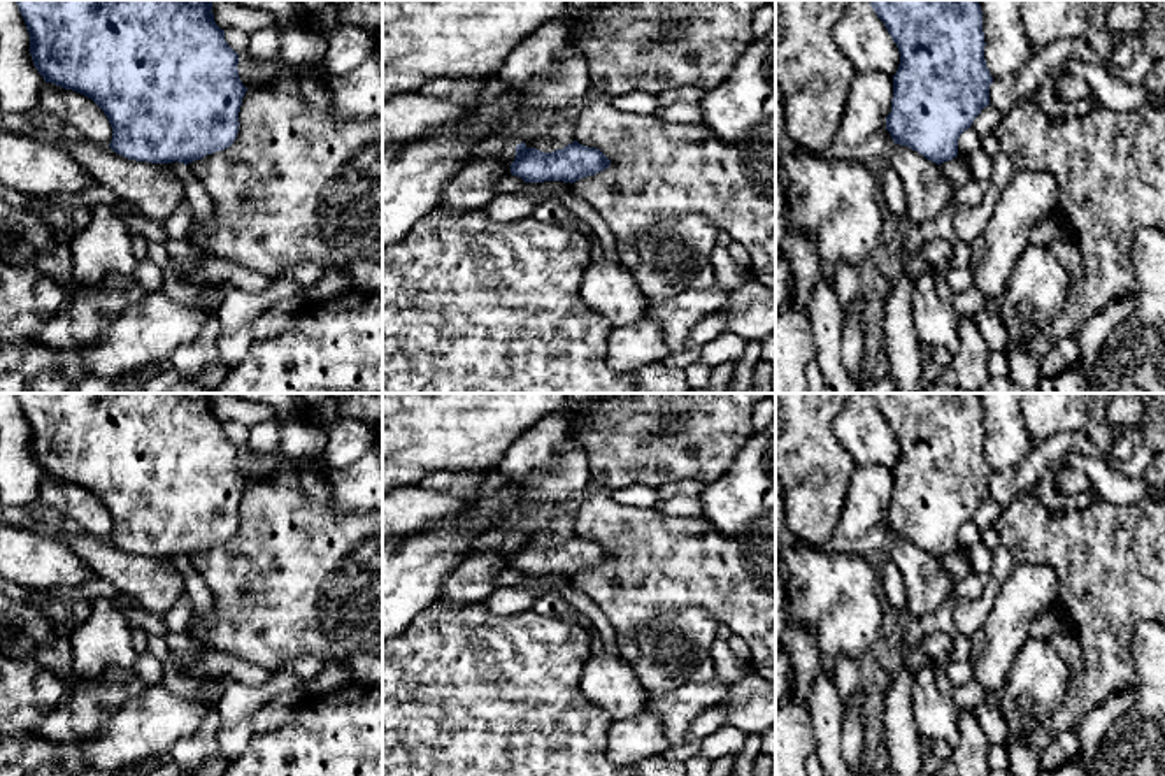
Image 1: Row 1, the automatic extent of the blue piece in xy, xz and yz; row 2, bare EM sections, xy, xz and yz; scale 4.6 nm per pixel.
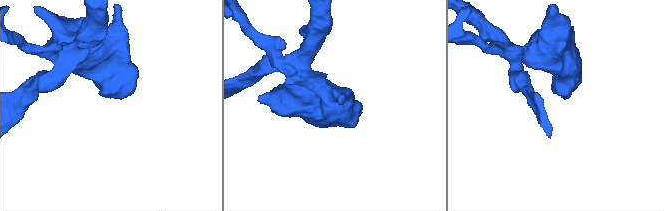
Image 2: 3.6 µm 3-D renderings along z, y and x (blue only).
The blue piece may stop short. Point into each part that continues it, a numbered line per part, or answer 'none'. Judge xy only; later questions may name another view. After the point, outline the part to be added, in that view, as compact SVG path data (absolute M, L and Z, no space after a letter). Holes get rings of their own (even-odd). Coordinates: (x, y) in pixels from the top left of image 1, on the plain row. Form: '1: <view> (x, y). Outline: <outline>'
none

